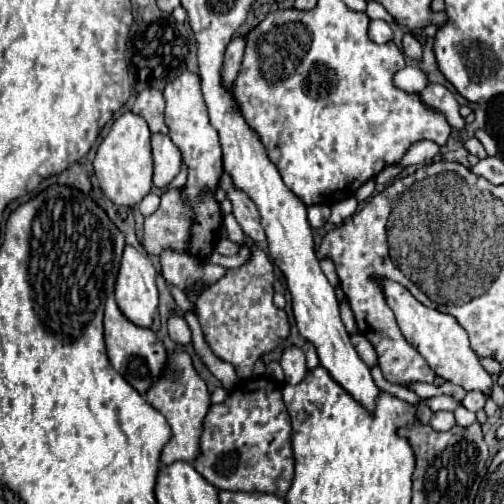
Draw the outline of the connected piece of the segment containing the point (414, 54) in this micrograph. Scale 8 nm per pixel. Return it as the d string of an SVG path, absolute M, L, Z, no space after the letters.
M405 33L403 37L403 53L411 59L421 59L421 45L411 33Z

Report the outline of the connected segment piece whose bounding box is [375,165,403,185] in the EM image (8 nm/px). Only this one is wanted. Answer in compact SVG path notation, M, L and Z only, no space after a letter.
M393 165L393 167L385 167L377 177L375 177L375 181L379 183L379 185L385 185L385 183L389 183L389 181L393 181L395 177L399 177L401 175L401 171L403 171L403 167L399 167L399 165Z

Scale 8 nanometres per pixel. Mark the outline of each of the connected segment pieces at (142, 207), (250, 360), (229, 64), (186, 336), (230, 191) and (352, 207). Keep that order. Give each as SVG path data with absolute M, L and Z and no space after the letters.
M149 193L141 203L139 203L139 211L147 217L147 215L153 215L155 211L157 211L157 207L159 207L159 195L155 195L155 193Z
M251 245L251 261L239 269L229 269L197 299L197 317L209 349L221 361L231 363L239 379L249 379L255 361L289 335L285 311L273 305L273 279L273 263L261 249Z
M245 35L233 37L225 51L225 67L223 67L223 85L225 87L231 87L231 83L235 81L241 61L243 61L243 51L245 51Z
M173 315L169 319L169 335L179 345L187 345L191 341L191 329L189 329L189 325L185 323L185 319L181 319L177 315Z
M223 173L221 177L221 189L227 193L227 199L231 199L233 203L233 215L237 219L237 223L241 225L243 233L253 241L253 243L259 243L259 241L265 241L265 231L261 227L261 219L259 219L259 211L255 207L255 203L239 189L233 187L231 183L231 177L227 173Z
M347 197L345 201L335 203L333 209L331 209L329 223L333 223L333 225L341 225L345 219L349 219L349 217L357 211L357 207L359 207L359 203L357 203L355 197Z

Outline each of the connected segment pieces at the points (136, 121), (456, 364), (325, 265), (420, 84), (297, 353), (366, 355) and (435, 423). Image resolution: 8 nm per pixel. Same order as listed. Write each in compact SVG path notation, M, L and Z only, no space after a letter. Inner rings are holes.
M131 111L117 117L101 141L93 169L99 181L101 191L115 203L115 205L137 205L149 191L151 191L151 175L153 175L153 161L151 161L151 145L149 145L149 127L147 121Z
M379 279L383 295L387 305L391 307L391 311L395 313L397 325L403 333L403 337L407 339L407 343L411 343L427 361L427 365L435 371L435 375L443 377L445 381L457 383L467 391L481 391L487 393L493 385L491 375L481 367L479 357L471 351L469 347L469 337L467 331L457 323L455 317L441 313L437 309L425 307L423 303L419 303L403 285L399 285L397 281L391 279Z
M323 257L323 259L319 259L319 261L321 261L321 269L323 269L325 277L329 279L329 283L331 283L333 287L337 287L337 285L339 285L339 279L337 279L337 273L335 273L335 265L333 265L333 261L331 261L329 257Z
M405 67L395 73L395 85L407 93L421 93L429 85L429 77L419 67Z
M299 347L283 349L283 355L281 355L279 363L281 363L283 371L285 371L285 383L297 385L305 377L305 373L307 373L305 353Z
M358 332L355 335L351 335L350 340L360 358L365 361L365 365L367 365L369 369L375 367L375 365L379 365L379 361L377 361L377 351L375 351L373 345L365 339L365 335L361 335L361 333Z
M437 411L431 415L431 421L429 425L435 429L435 431L449 431L453 425L455 425L455 417L451 411Z

